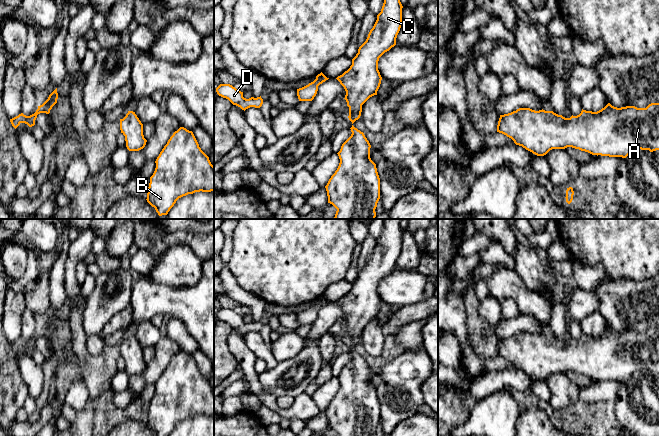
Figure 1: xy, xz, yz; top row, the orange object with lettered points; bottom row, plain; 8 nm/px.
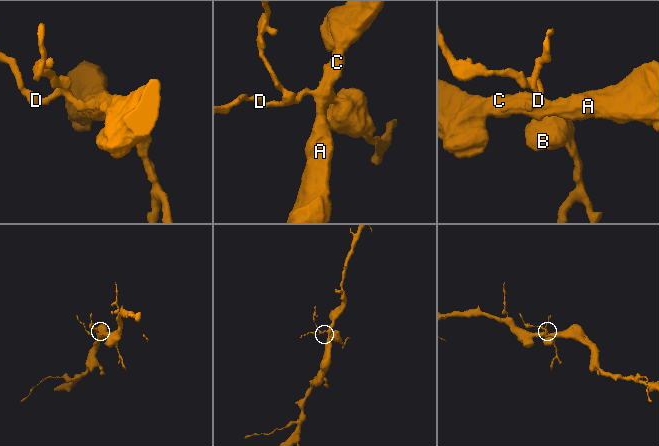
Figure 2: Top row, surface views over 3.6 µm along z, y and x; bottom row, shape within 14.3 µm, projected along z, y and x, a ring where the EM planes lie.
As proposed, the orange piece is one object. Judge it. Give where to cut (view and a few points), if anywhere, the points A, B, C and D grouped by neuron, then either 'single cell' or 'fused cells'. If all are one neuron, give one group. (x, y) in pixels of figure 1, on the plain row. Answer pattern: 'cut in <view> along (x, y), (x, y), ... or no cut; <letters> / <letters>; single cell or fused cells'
no cut; A B C D; single cell

